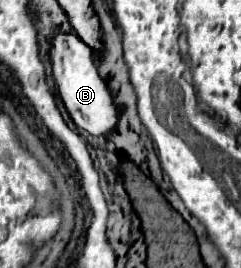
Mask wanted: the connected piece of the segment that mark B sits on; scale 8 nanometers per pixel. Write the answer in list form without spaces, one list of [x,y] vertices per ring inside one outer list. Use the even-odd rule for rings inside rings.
[[[58,30],[56,36],[50,40],[50,64],[58,96],[62,98],[72,122],[96,136],[112,130],[116,126],[116,106],[112,104],[106,84],[98,76],[98,70],[92,62],[92,50],[82,40],[78,40],[76,34]]]

